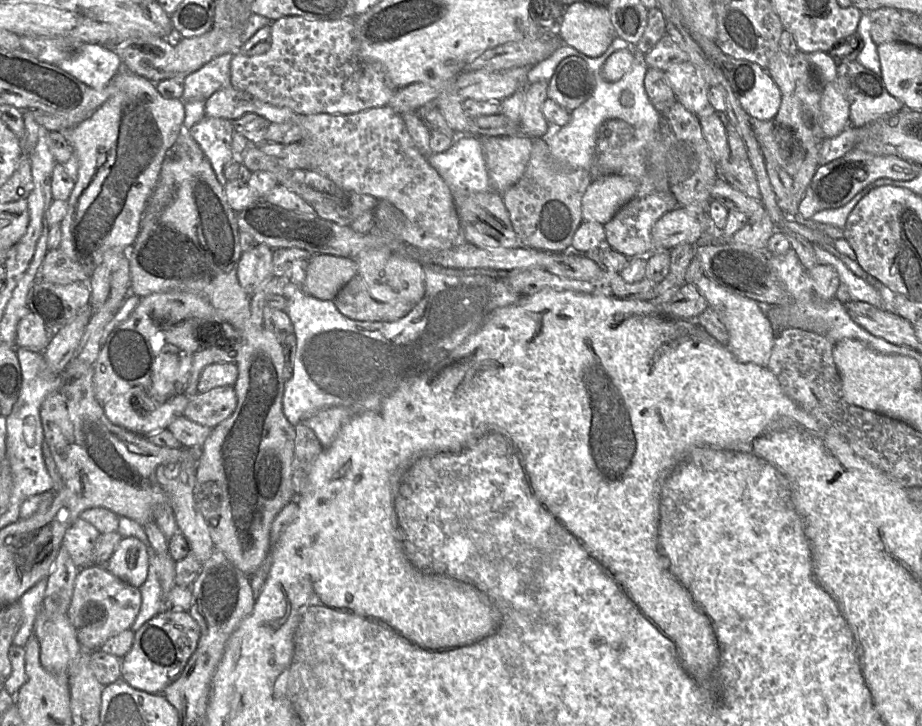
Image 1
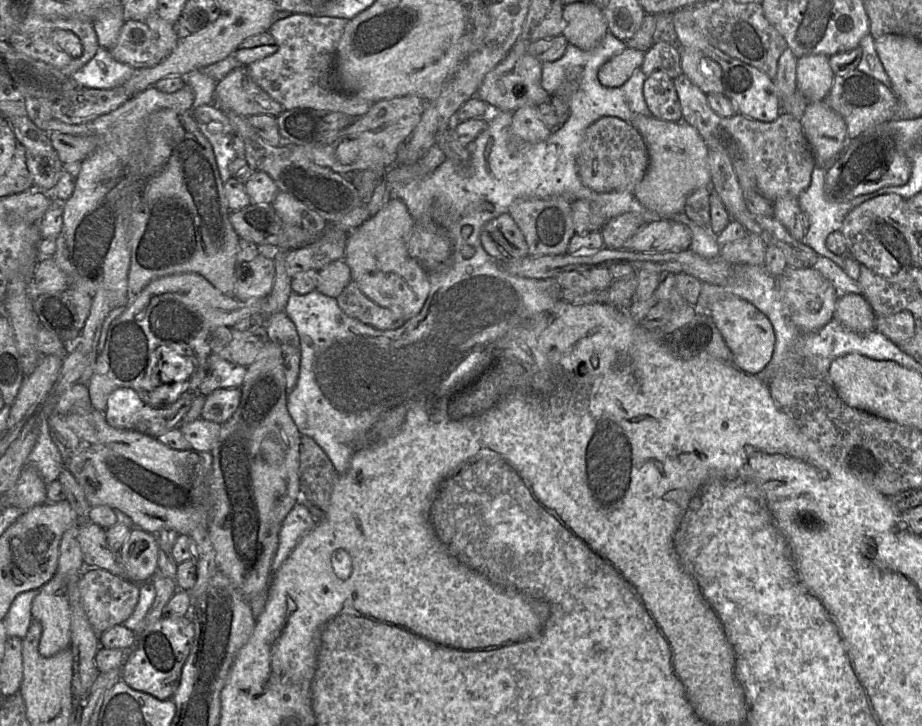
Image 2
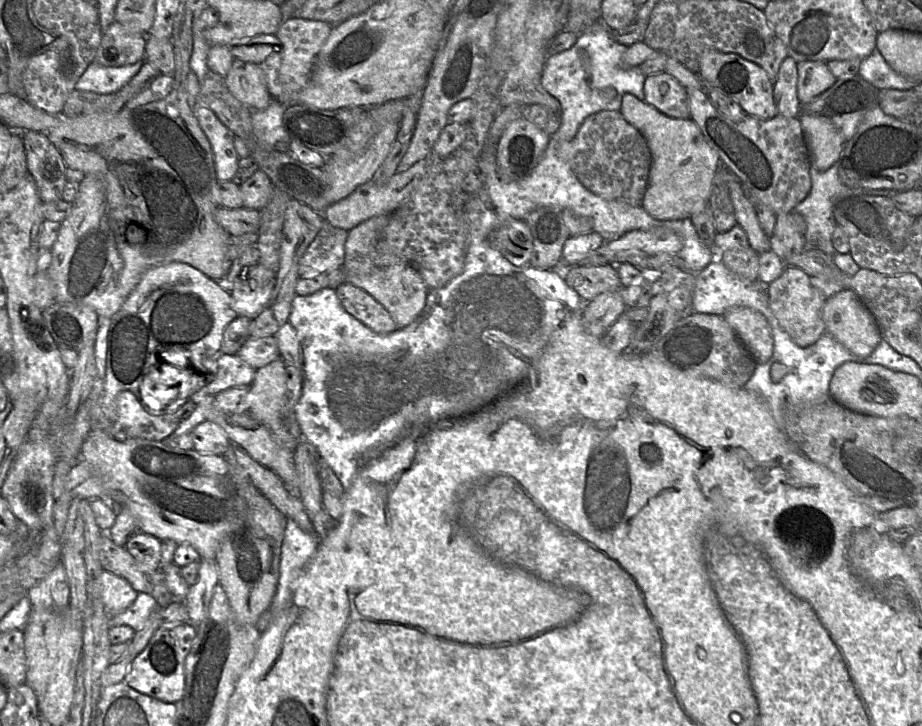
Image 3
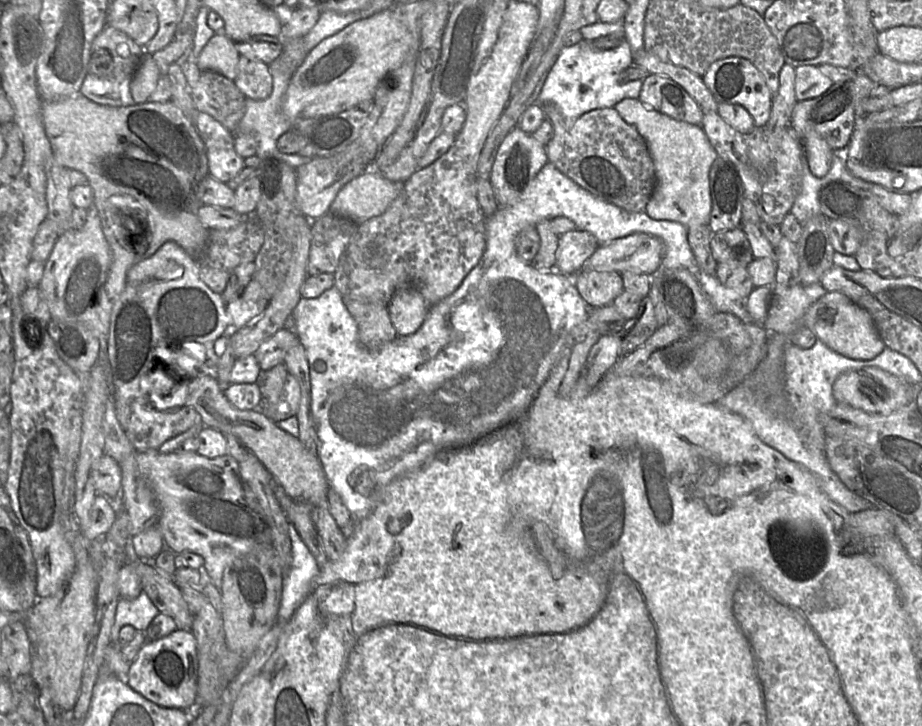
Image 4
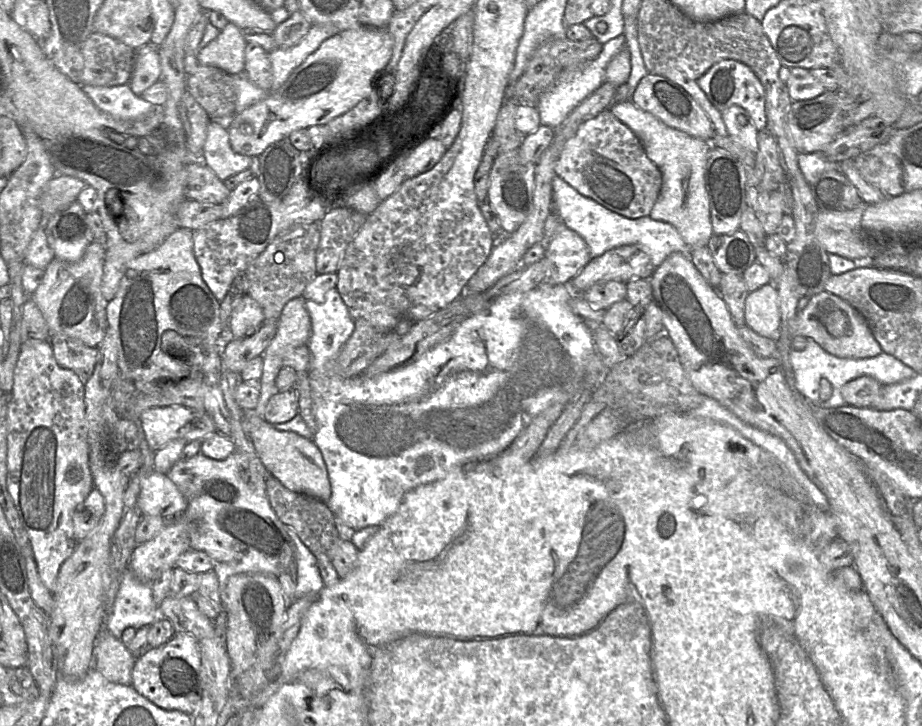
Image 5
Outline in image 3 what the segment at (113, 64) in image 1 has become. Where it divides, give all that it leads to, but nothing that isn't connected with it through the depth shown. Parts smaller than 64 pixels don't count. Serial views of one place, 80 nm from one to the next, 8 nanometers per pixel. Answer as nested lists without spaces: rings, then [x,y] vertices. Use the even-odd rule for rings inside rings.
[[[145,61],[121,67],[107,67],[92,62],[76,84],[80,91],[111,94],[125,86],[141,69]]]

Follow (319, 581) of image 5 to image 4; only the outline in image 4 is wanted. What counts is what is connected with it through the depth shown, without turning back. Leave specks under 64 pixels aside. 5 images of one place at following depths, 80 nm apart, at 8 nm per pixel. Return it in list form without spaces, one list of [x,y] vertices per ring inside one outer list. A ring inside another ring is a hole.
[[[291,523],[287,531],[291,540],[292,562],[283,575],[280,607],[274,623],[283,629],[311,592],[314,579],[320,572],[315,557]]]

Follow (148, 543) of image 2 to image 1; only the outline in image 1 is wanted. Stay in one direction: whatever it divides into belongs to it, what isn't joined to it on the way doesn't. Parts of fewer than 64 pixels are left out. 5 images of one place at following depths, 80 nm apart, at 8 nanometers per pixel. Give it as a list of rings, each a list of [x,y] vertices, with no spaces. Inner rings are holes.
[[[123,537],[105,567],[113,575],[139,588],[148,574],[147,546],[135,537]]]

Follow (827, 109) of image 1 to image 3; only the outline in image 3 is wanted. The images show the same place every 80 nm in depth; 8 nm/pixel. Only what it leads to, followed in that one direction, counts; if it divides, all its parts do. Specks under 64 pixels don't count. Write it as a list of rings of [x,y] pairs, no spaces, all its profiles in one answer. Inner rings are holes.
[[[801,111],[798,118],[809,150],[811,167],[820,172],[830,169],[839,161],[846,143],[840,132],[825,117]]]

